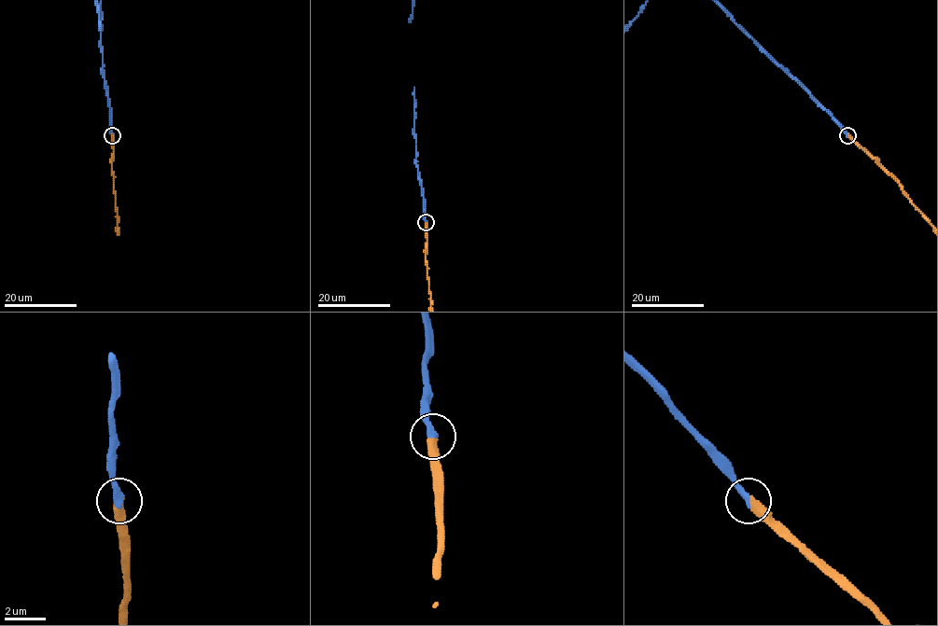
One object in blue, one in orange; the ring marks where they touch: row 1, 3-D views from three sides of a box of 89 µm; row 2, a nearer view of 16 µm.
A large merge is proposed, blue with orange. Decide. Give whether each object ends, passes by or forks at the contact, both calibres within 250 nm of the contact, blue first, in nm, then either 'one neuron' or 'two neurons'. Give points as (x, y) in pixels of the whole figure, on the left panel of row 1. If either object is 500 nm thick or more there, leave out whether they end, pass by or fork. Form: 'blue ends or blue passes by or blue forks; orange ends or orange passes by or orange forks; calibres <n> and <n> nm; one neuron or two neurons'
blue ends; orange ends; calibres 360 and 440 nm; one neuron

